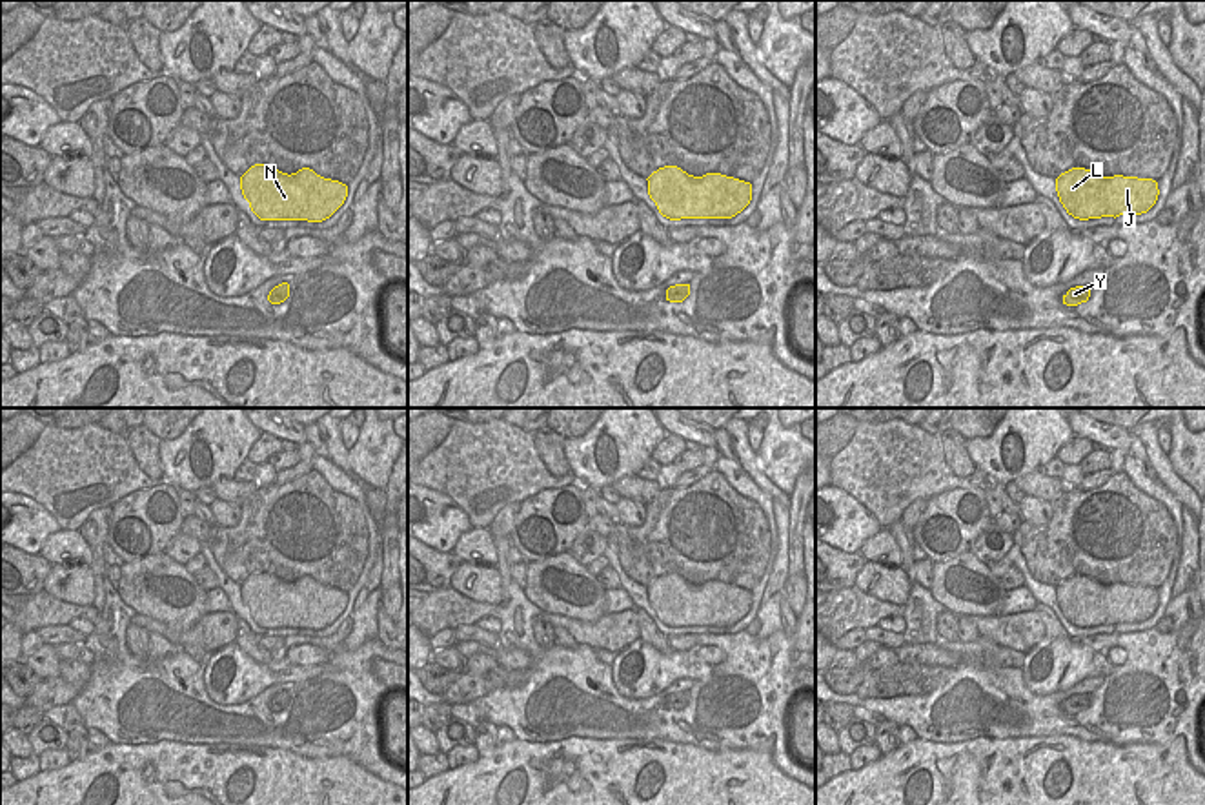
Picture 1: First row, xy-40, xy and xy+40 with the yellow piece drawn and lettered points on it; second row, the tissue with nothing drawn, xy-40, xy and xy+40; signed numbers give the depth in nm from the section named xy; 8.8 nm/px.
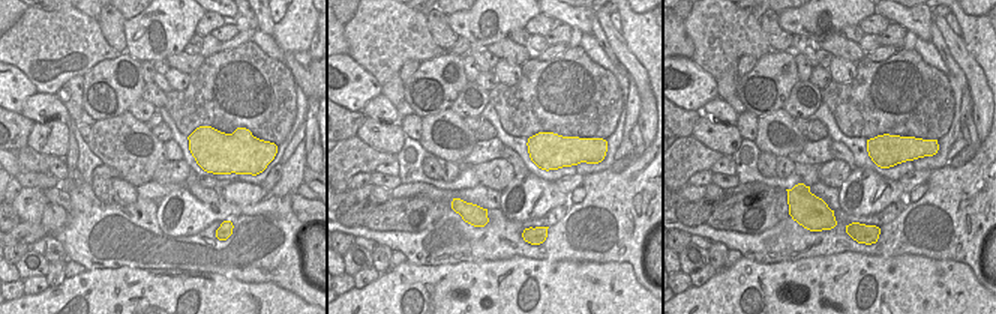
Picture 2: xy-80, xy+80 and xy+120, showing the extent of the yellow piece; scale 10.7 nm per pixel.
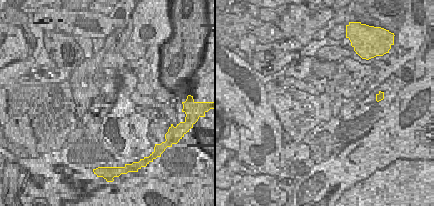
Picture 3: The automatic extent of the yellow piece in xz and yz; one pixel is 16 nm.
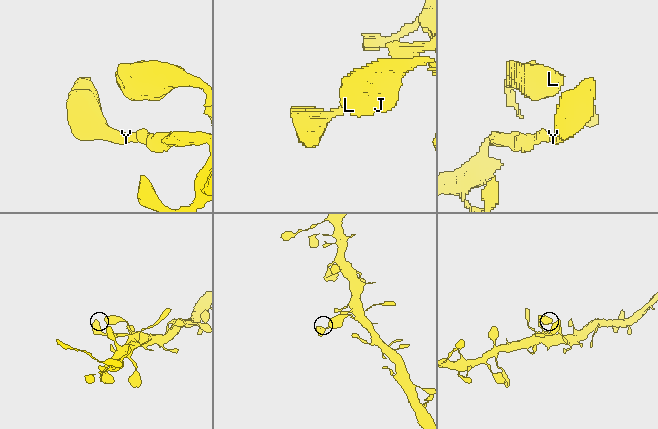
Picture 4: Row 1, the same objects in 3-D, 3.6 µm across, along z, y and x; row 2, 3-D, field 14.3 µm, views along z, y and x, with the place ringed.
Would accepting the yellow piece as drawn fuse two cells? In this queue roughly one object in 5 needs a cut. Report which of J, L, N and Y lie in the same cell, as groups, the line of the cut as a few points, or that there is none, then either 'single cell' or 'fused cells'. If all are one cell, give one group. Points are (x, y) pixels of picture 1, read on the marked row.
groups J L N Y; cut none; single cell

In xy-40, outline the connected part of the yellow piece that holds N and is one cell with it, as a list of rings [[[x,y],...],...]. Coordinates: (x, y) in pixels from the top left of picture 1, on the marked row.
[[[266,164],[251,166],[240,177],[240,189],[260,220],[322,222],[348,197],[346,184],[324,178],[309,168],[288,175]]]

